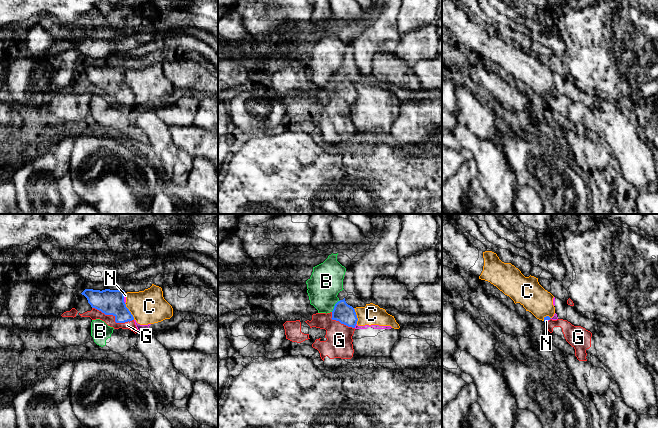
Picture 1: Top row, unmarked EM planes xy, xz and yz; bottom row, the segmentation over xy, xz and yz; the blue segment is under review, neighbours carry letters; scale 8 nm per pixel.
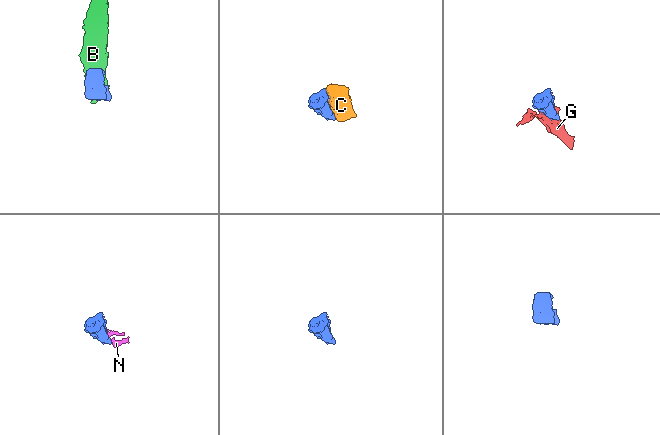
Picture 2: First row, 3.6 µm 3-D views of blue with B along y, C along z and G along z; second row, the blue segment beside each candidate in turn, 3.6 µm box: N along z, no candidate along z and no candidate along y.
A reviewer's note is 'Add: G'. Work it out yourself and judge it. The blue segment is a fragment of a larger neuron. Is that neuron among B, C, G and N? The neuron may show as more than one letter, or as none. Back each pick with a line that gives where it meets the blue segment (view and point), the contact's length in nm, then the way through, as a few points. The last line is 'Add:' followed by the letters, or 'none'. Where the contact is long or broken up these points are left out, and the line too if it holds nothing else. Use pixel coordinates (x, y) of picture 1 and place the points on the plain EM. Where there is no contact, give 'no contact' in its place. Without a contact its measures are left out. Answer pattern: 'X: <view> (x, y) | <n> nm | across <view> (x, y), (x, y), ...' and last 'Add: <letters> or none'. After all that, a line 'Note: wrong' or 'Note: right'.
G: xy (115, 93) | 360 nm | across xy (110, 78), (110, 83), (115, 93), (94, 90)
Add: G
Note: right

